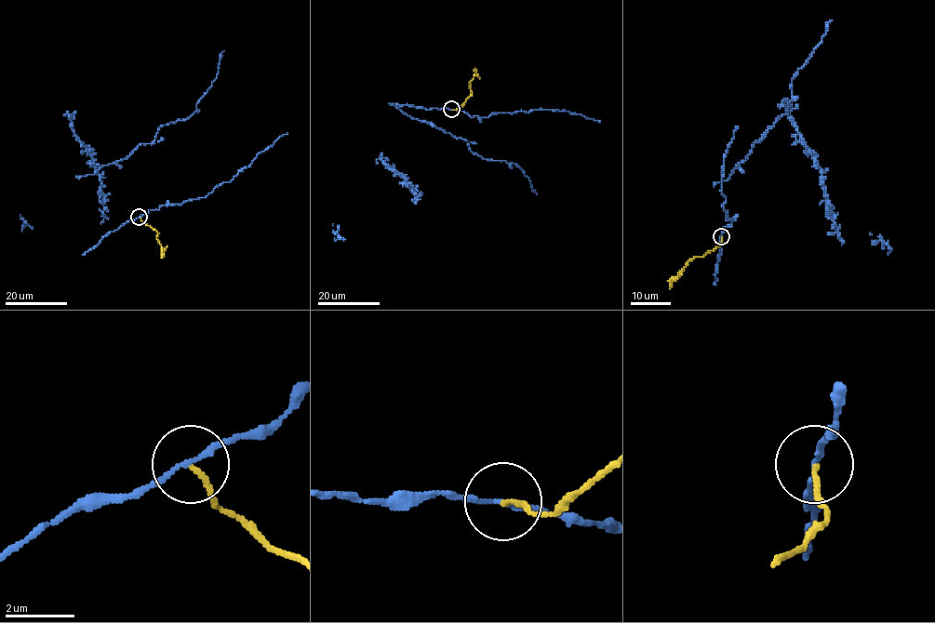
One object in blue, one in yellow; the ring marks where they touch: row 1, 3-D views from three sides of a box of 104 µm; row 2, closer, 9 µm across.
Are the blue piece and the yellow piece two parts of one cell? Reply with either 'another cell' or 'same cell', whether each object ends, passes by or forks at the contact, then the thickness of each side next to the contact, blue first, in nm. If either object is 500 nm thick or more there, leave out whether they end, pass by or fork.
another cell; blue passes by; yellow ends; calibres 140 and 140 nm

